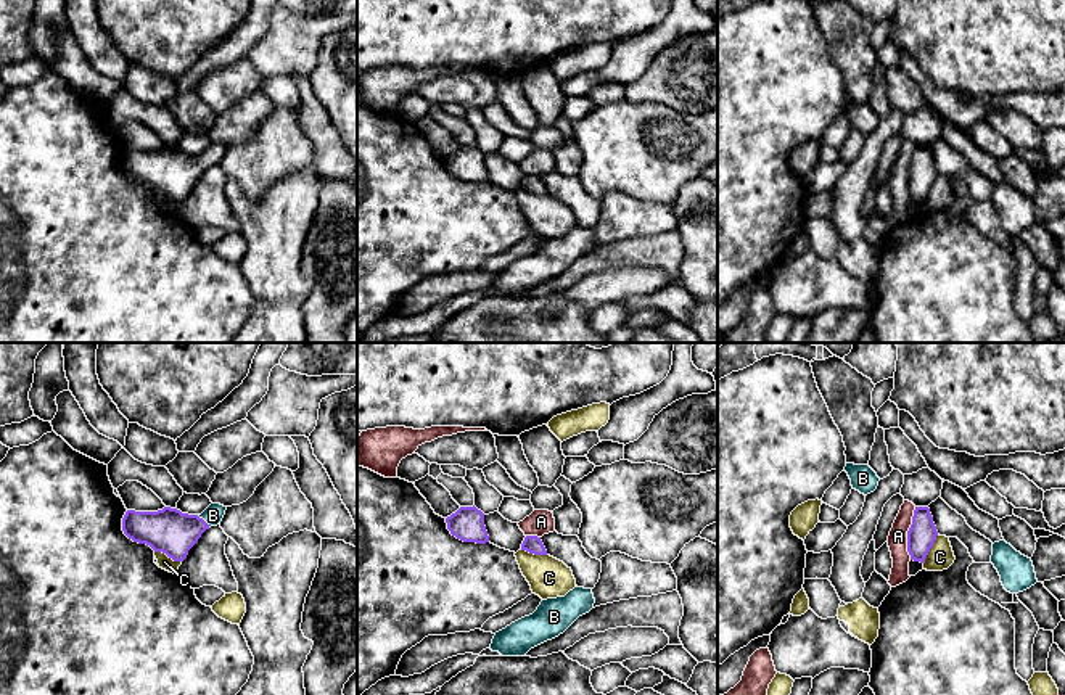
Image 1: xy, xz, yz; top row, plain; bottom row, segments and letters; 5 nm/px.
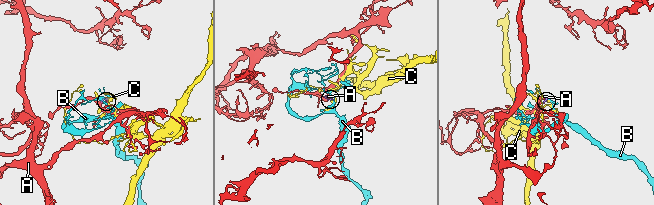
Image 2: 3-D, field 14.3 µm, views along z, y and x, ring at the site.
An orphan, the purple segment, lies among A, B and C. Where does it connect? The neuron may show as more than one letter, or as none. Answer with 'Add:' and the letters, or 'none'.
Add: B

